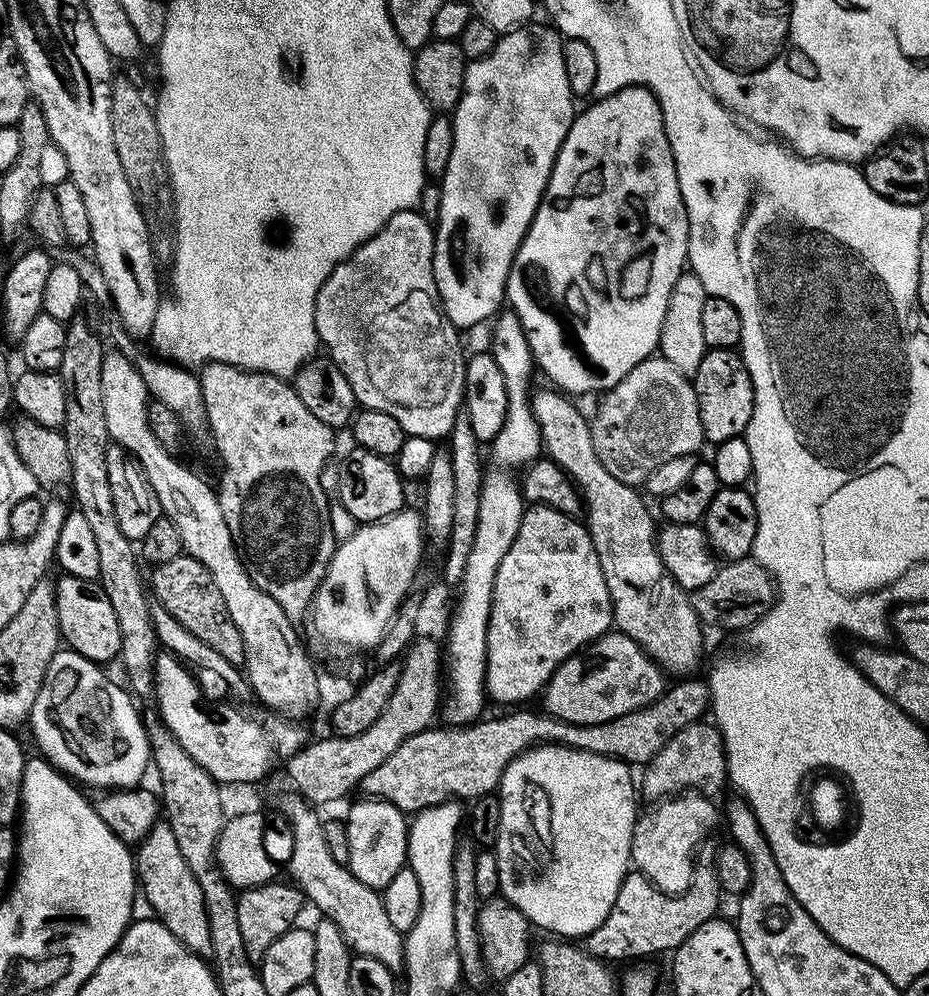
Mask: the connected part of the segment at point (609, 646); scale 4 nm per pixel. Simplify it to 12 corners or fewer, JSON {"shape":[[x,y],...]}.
{"shape":[[610,630],[570,657],[543,711],[594,726],[650,706],[665,673]]}

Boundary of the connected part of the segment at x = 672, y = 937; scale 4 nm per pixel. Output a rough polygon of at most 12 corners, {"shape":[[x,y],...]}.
{"shape":[[716,865],[659,892],[629,871],[602,926],[583,936],[605,962],[671,954],[719,913]]}

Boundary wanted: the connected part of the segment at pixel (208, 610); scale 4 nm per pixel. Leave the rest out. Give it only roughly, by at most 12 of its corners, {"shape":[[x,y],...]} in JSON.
{"shape":[[181,554],[151,569],[150,592],[226,662],[242,634],[210,570]]}

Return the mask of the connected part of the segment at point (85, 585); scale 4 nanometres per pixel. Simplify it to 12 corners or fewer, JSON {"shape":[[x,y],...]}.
{"shape":[[96,580],[55,581],[63,643],[101,666],[120,655],[110,598]]}

